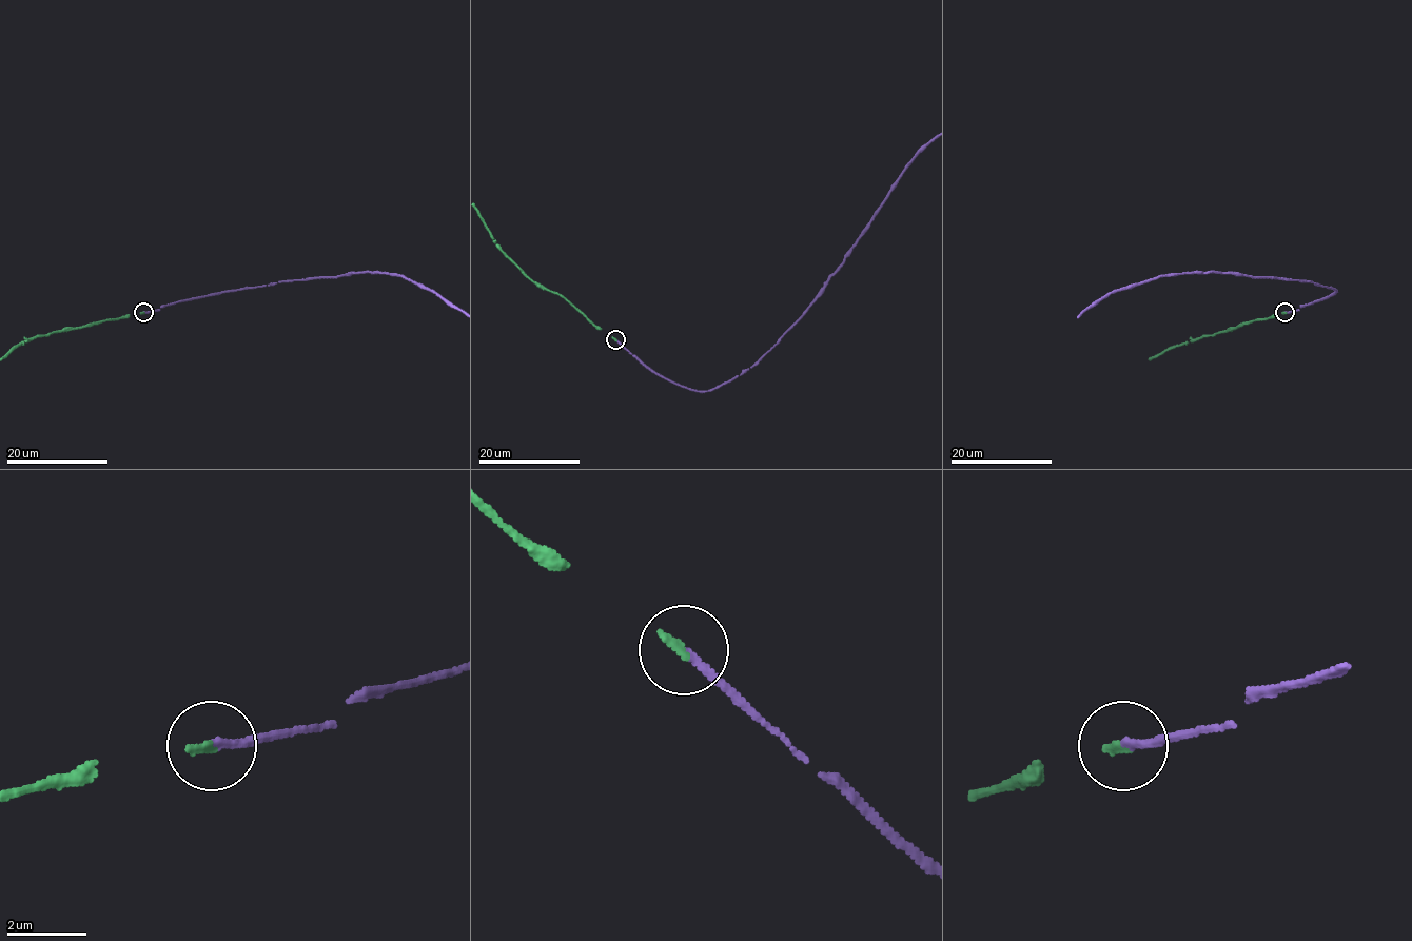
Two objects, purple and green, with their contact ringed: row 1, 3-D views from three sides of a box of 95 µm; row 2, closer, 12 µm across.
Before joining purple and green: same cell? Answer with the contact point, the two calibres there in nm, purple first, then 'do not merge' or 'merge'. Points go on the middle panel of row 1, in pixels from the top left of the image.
(615, 339) | 190/180 nm | merge

